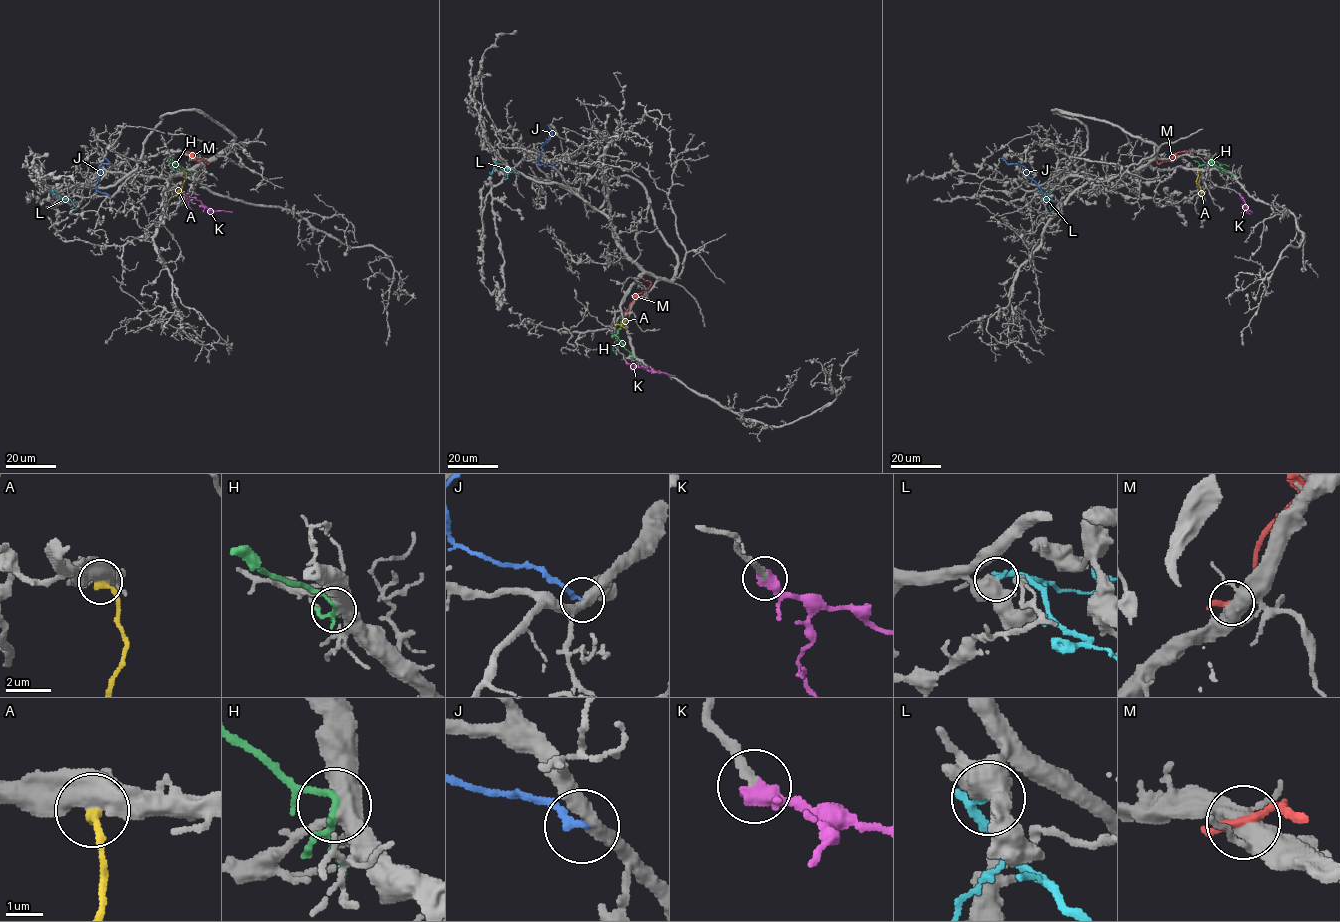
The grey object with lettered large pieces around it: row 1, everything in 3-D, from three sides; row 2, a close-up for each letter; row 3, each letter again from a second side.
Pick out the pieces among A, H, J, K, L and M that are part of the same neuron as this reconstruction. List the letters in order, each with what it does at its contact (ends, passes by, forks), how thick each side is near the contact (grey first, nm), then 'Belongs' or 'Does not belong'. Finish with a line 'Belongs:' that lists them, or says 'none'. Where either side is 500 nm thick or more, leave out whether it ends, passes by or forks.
A: It ends there. Thickness 480 nm (grey) against 280 nm. Does not belong
H: It forks there. Thickness 460 nm (grey) against 120 nm. Belongs
J: It ends there. Thickness 400 nm (grey) against 190 nm. Does not belong
K: Thickness 220 nm (grey) against 550 nm. Belongs
L: It ends there. Thickness 440 nm (grey) against 240 nm. Does not belong
M: It ends there. Thickness 440 nm (grey) against 300 nm. Does not belong
Belongs: H, K

